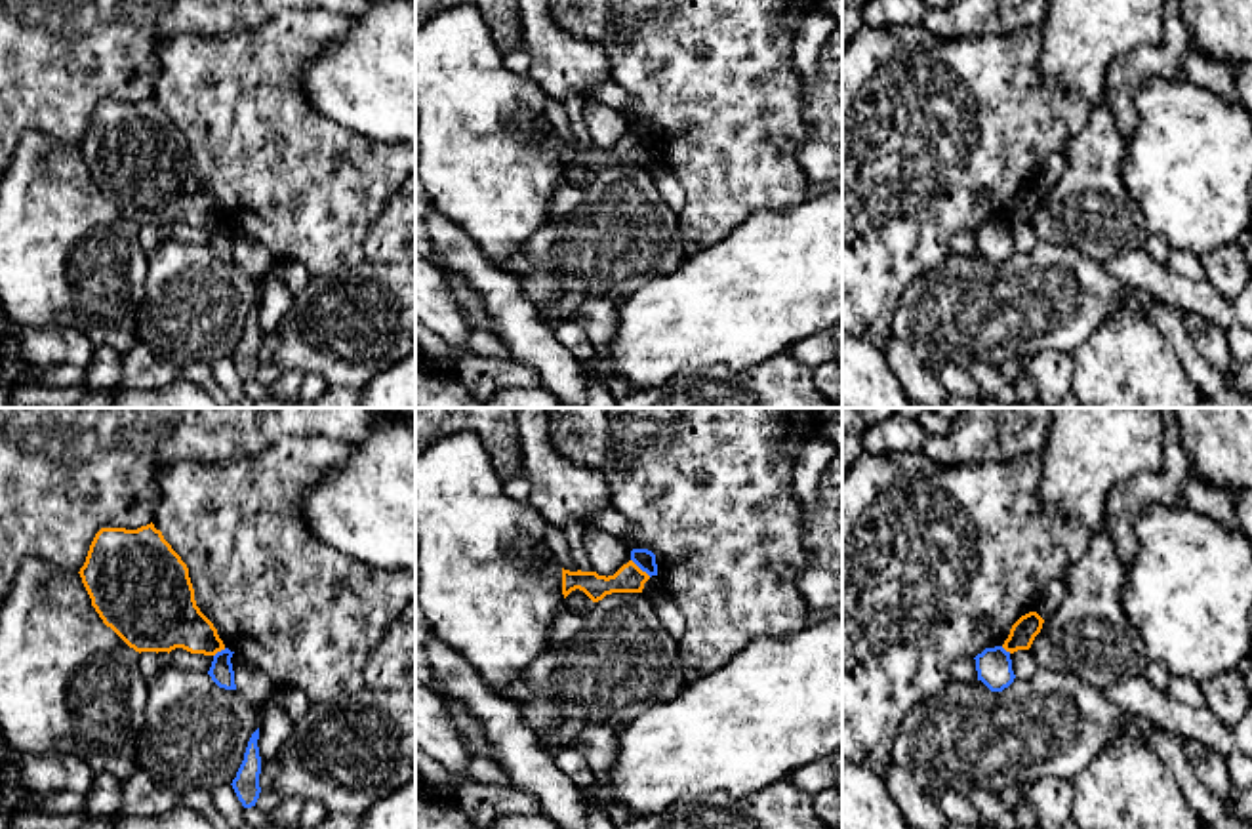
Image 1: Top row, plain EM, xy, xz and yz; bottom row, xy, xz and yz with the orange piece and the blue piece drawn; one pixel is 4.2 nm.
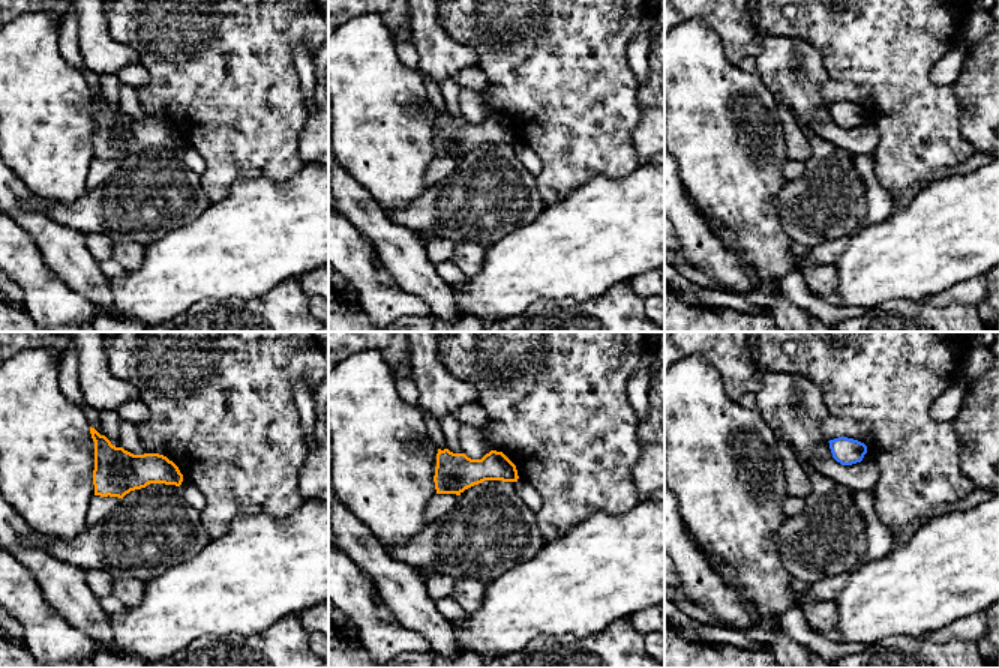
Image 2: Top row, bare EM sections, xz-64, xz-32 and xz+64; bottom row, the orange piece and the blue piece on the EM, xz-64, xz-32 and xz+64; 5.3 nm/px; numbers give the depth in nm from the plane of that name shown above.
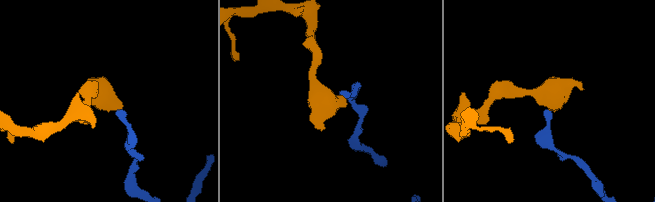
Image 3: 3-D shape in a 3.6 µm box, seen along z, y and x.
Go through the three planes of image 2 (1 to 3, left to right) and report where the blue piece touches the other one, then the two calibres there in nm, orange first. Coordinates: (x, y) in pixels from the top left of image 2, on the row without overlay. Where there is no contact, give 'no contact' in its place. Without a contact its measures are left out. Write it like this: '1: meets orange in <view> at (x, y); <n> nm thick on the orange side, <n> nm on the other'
1: no contact
2: no contact
3: no contact

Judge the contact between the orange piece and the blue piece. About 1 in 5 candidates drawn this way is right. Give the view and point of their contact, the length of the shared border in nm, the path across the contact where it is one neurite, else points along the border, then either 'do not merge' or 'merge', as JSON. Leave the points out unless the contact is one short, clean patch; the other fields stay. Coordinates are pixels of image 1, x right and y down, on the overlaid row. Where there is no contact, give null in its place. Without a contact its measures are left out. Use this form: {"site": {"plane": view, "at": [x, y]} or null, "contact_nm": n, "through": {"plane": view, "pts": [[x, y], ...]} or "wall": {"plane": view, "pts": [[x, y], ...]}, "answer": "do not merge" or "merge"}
{"site": {"plane": "xz", "at": [639, 568]}, "contact_nm": 120, "wall": {"plane": "xz", "pts": [[631, 559], [650, 576]]}, "answer": "do not merge"}

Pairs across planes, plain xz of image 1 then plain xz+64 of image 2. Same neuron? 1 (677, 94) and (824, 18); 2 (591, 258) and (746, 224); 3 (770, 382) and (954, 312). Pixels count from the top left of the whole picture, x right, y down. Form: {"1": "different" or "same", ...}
{"1": "same", "2": "different", "3": "same"}

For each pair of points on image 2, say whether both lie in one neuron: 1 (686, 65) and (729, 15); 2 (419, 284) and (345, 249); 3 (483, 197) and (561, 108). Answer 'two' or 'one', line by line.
1: two
2: two
3: two

